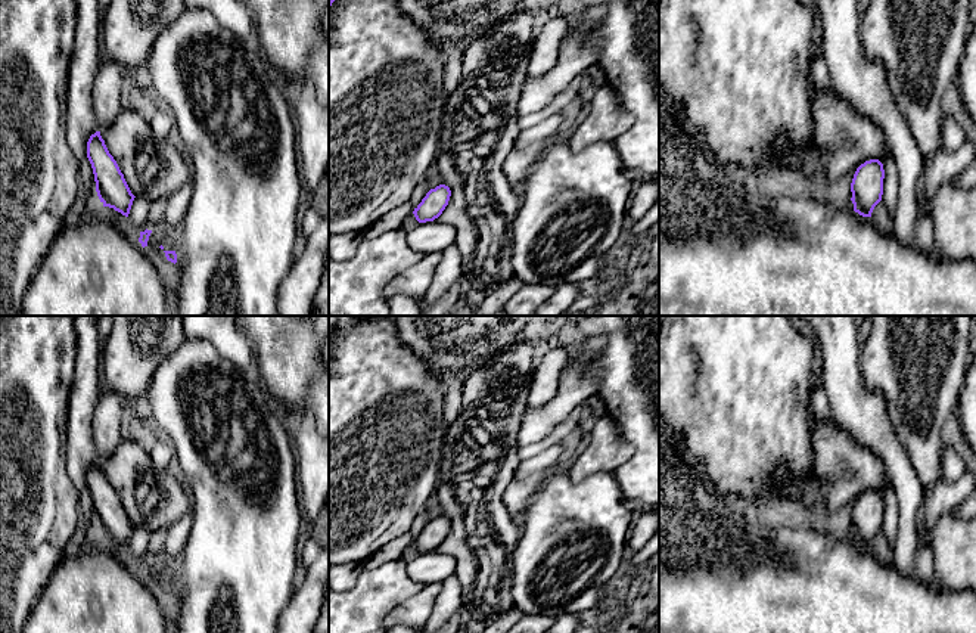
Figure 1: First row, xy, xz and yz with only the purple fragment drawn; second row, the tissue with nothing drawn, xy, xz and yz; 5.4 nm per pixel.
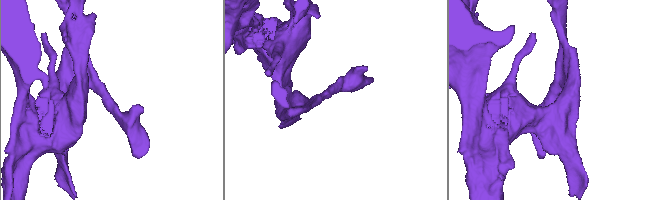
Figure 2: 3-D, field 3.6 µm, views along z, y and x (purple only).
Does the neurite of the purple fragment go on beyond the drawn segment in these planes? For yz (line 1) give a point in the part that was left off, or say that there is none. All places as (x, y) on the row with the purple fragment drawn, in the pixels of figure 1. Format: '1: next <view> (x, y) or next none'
1: next none

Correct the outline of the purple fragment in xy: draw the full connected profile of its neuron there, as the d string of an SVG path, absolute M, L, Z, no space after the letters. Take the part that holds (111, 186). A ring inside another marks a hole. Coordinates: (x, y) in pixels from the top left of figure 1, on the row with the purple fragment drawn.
M100 131L90 136L87 158L91 164L96 192L103 207L114 208L128 217L136 196L131 193L116 161L109 153Z

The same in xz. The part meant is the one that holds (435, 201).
M445 184L431 189L422 202L414 208L413 214L419 223L433 221L448 205L451 190Z

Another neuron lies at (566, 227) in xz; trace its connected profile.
M568 142L551 143L534 162L522 187L522 202L510 226L515 276L525 285L545 283L553 288L562 283L581 283L600 276L618 248L622 220L635 189L632 174L628 174L624 168L613 143L596 142L579 152L572 152Z

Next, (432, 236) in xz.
M426 221L419 223L413 230L407 232L407 243L422 255L428 252L442 252L454 245L457 230L450 223Z

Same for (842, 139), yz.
M814 89L809 97L809 109L812 114L812 137L809 148L801 156L786 156L786 140L778 136L774 145L774 158L783 165L783 171L793 181L801 184L815 184L818 180L826 186L833 184L840 177L857 171L857 168L870 159L879 159L883 164L883 195L882 201L888 210L895 211L898 202L898 177L892 173L895 161L889 152L883 130L865 115L861 115L849 102L836 94Z

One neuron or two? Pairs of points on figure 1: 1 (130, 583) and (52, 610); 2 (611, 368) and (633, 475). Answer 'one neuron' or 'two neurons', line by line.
1: one neuron
2: one neuron

